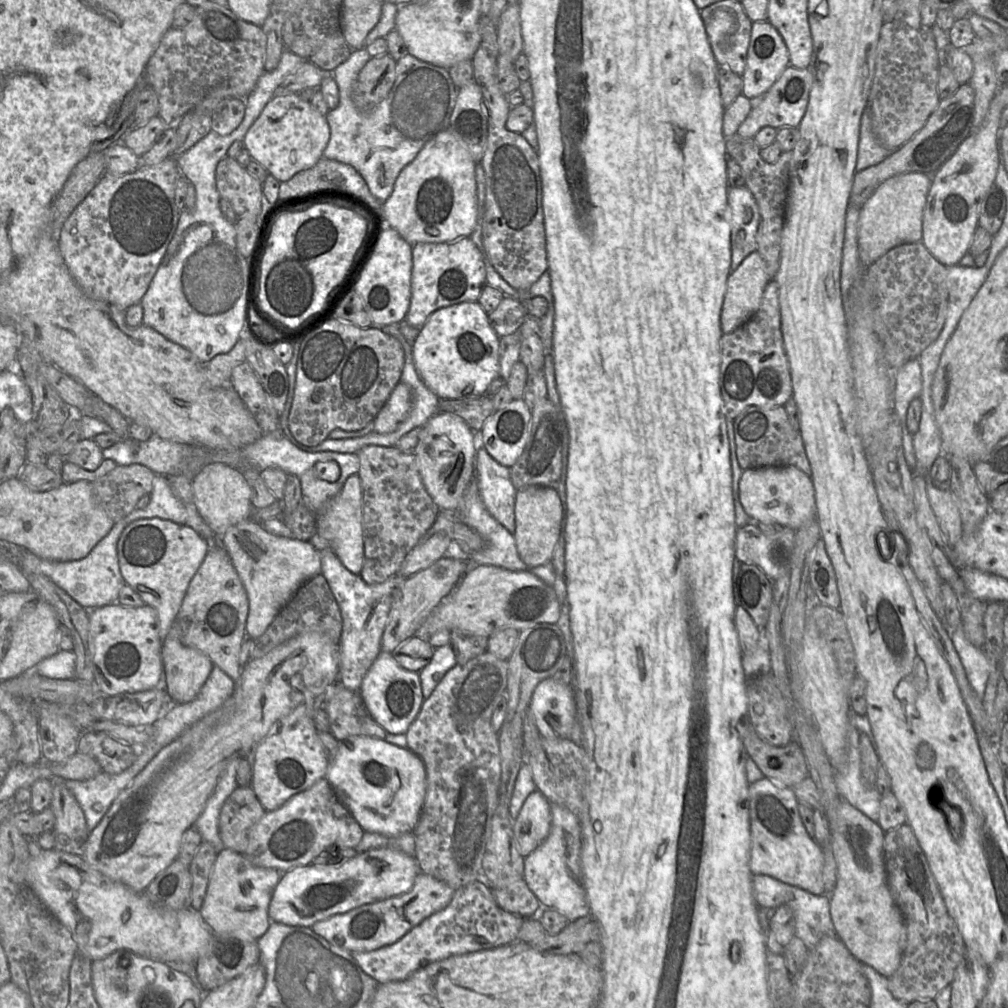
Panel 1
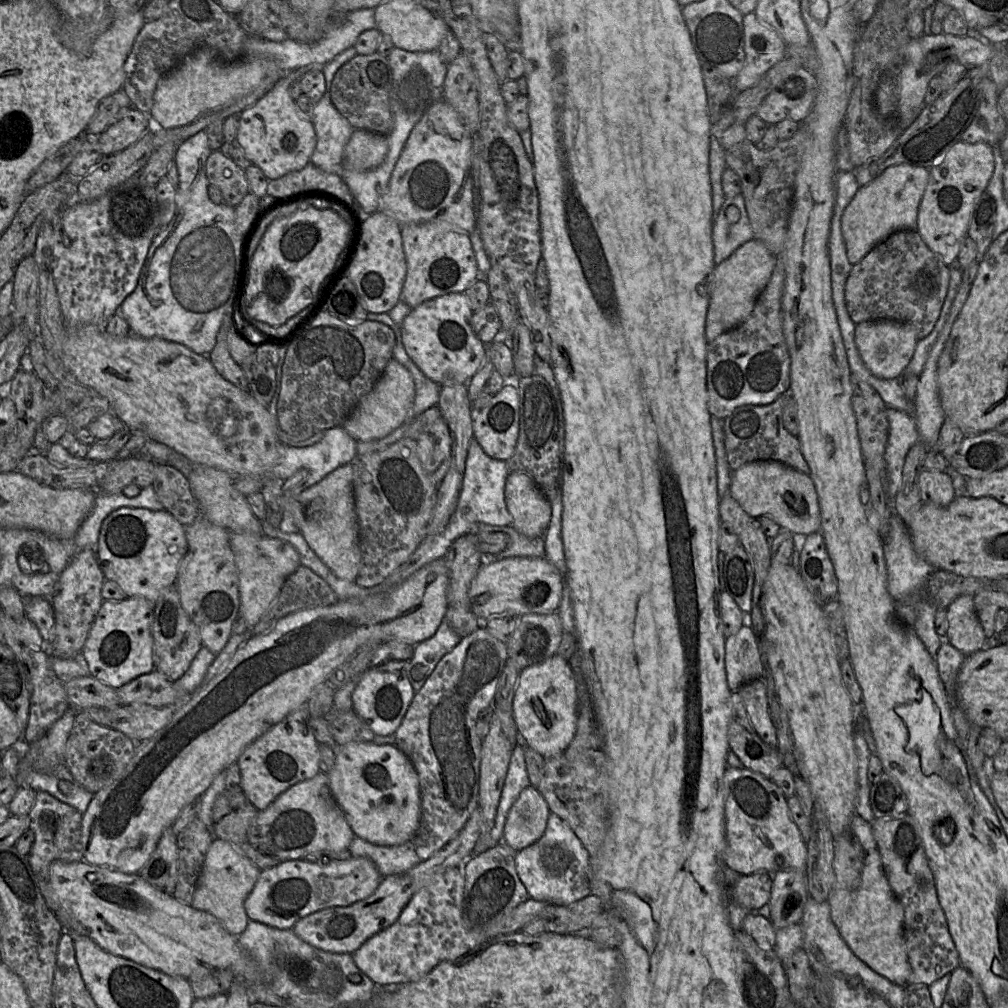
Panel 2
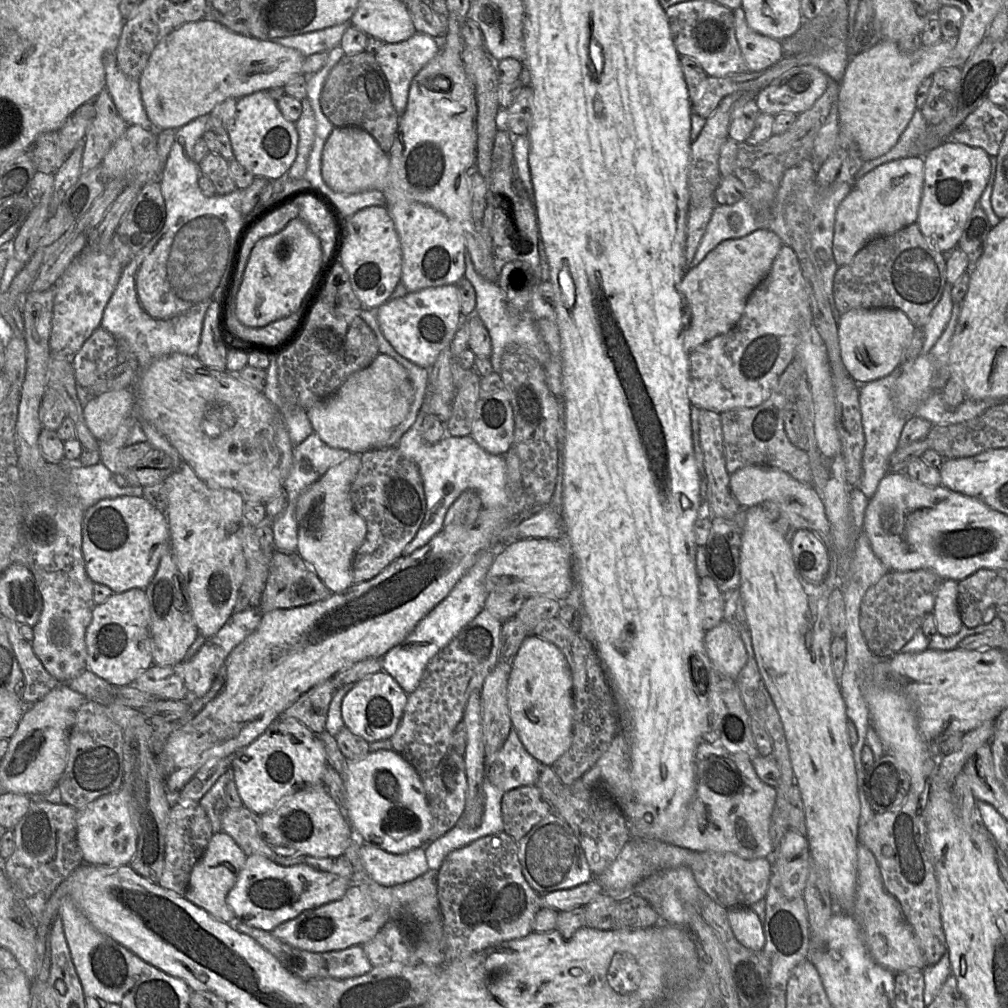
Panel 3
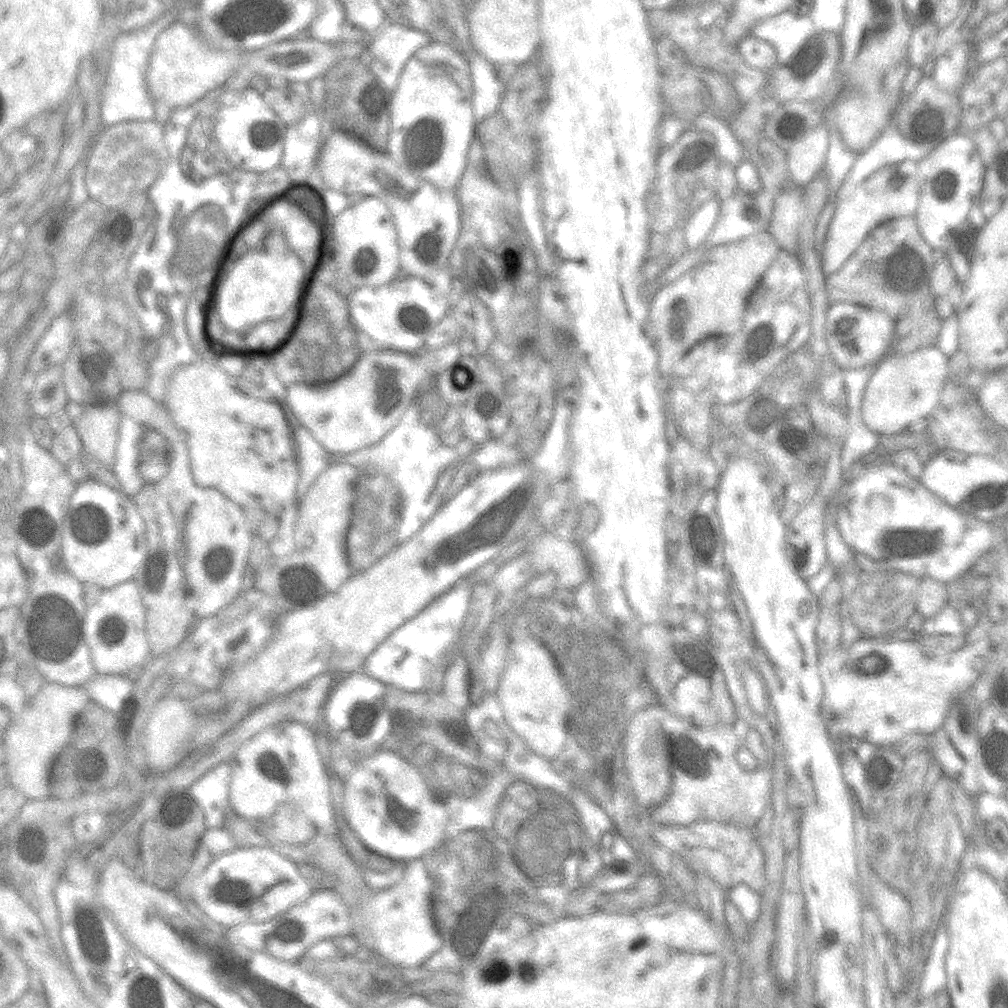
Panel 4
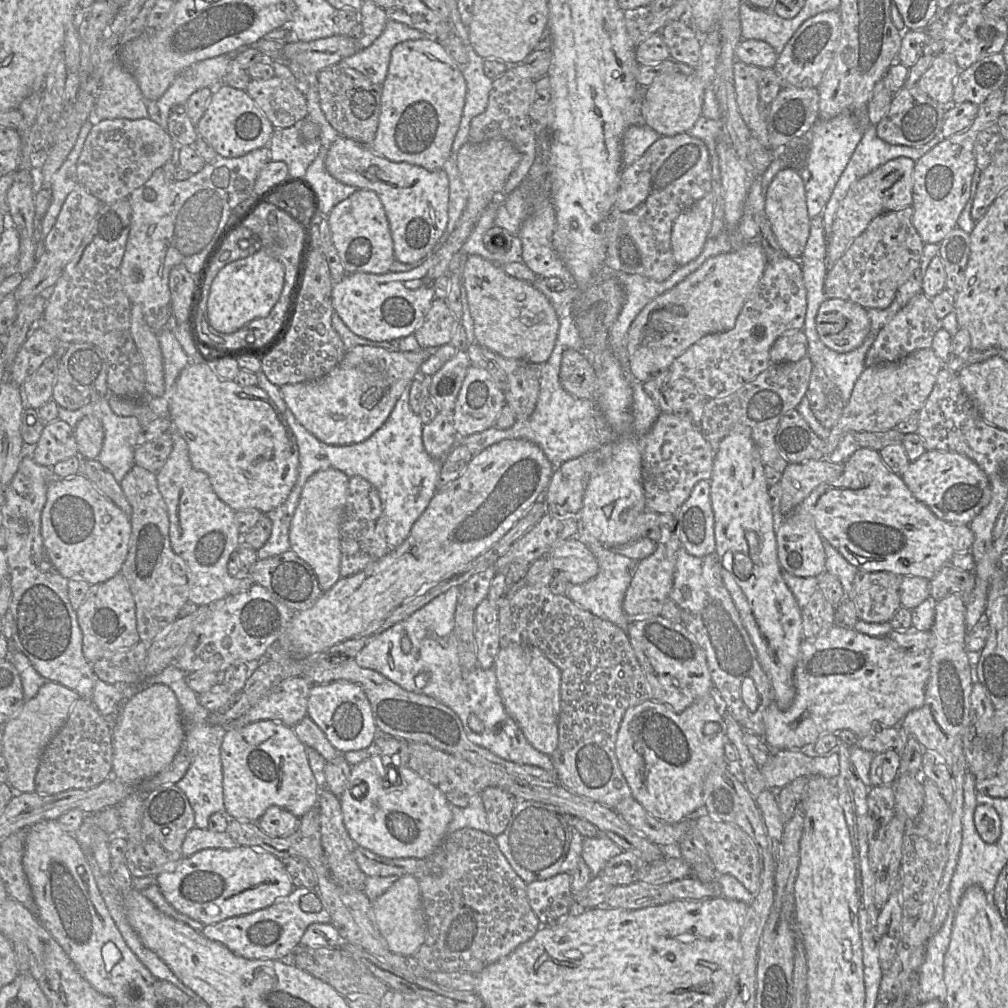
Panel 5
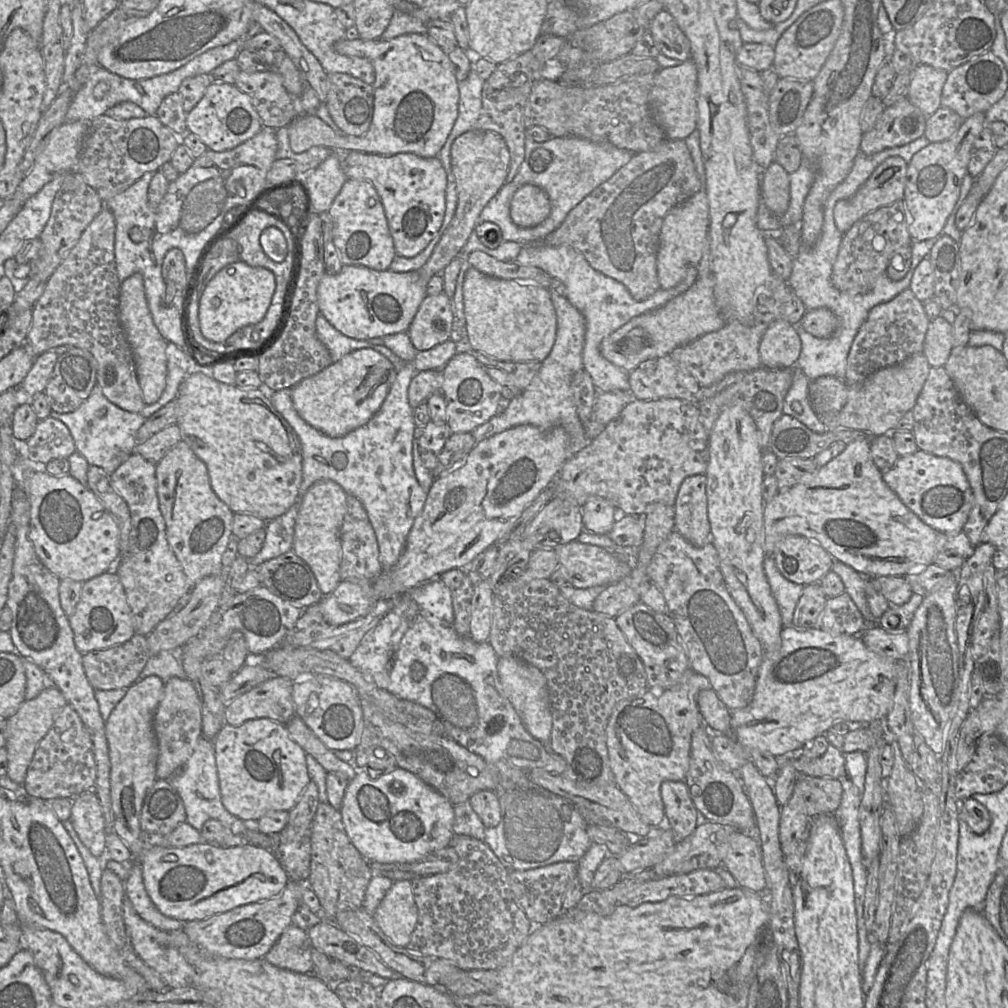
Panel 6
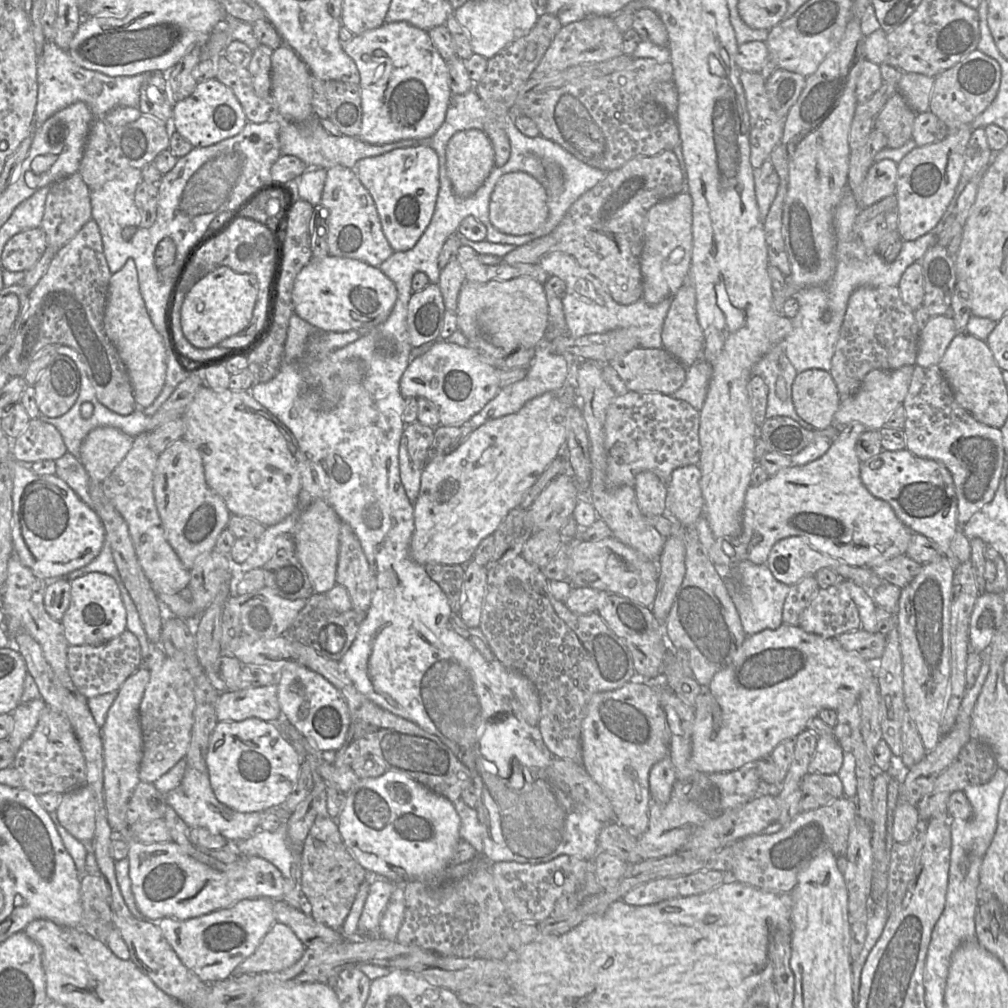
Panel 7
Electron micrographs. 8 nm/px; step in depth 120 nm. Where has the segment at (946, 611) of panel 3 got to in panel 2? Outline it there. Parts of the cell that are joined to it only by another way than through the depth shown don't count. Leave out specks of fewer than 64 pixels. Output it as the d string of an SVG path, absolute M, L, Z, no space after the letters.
M961 595L947 608L949 628L945 639L968 656L989 644L977 617L972 596Z

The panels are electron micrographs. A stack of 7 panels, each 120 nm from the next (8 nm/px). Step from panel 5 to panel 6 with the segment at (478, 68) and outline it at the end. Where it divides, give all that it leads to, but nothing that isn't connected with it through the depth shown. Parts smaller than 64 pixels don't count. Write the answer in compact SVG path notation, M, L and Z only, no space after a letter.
M471 63L468 76L458 83L458 115L445 144L437 156L443 168L445 162L451 162L451 145L453 141L462 133L474 129L474 124L481 114L481 93L484 81L473 69L473 64Z

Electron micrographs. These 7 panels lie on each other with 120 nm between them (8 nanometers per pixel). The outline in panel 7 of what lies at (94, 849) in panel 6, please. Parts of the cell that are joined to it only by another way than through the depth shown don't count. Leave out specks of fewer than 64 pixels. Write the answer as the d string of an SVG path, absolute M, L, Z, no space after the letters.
M87 785L63 794L54 813L72 837L83 845L92 841L95 833L96 799Z

